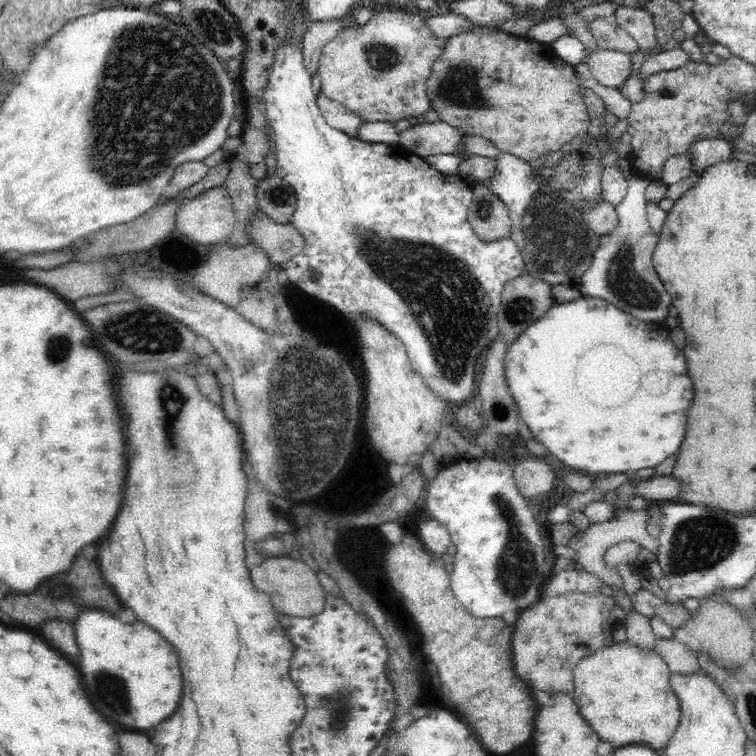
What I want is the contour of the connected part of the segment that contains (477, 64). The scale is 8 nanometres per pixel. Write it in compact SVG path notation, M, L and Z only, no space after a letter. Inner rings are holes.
M472 25L445 40L440 56L432 63L425 91L438 121L455 128L463 138L483 138L500 152L530 163L588 134L590 116L579 85L575 67L564 62L551 43L538 43L502 30Z

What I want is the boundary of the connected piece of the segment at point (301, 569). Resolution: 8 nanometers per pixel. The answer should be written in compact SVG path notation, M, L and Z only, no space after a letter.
M290 556L268 557L262 564L249 568L254 586L273 603L279 614L292 618L314 618L324 612L326 590L318 575L306 563L290 559Z

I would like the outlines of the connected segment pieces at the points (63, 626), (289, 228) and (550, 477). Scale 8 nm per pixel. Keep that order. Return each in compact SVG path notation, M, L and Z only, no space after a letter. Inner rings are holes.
M47 620L40 626L40 634L52 648L62 652L64 656L70 656L70 662L80 662L72 623L65 620Z
M256 212L250 224L252 242L268 255L269 261L286 264L293 256L304 250L306 241L292 224L278 224L263 212Z
M534 458L515 465L514 480L520 494L530 501L536 496L550 492L556 478L546 462Z

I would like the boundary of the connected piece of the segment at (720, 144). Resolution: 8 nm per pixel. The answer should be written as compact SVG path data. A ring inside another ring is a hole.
M696 137L686 149L691 160L691 174L696 176L704 168L722 159L729 159L733 155L732 145L718 137Z

